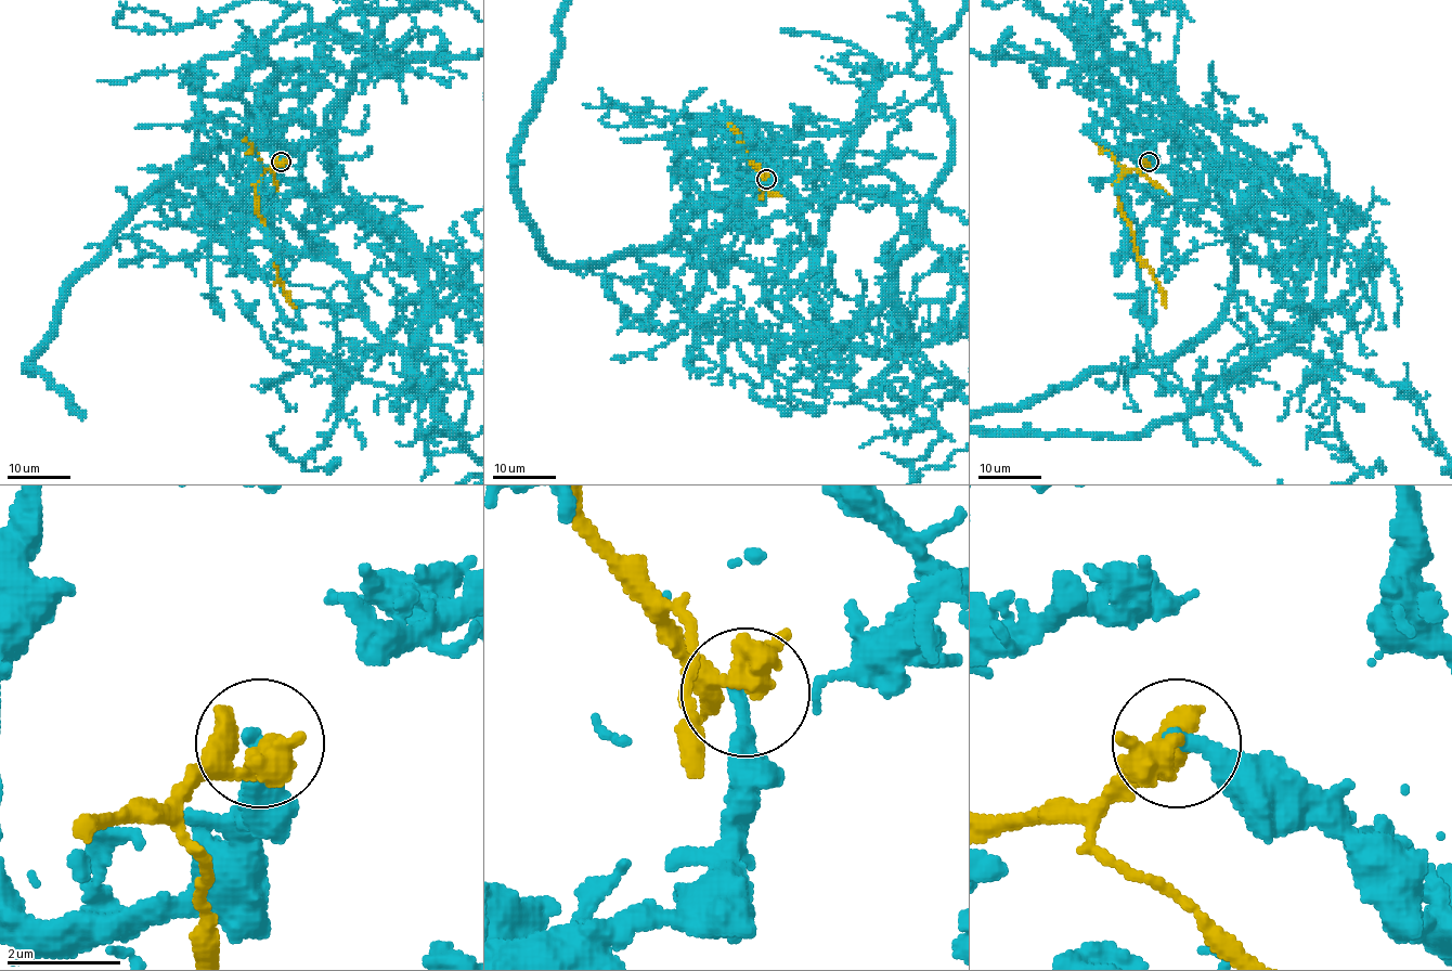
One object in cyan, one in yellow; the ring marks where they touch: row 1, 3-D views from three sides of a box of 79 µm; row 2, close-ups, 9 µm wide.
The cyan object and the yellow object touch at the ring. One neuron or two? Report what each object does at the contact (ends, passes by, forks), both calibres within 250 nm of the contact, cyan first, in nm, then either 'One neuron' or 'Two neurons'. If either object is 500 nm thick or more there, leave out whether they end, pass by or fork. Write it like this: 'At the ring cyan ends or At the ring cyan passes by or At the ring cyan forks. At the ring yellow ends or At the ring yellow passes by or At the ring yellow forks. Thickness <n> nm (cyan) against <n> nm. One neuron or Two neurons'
Thickness 280 nm (cyan) against 550 nm. Two neurons

